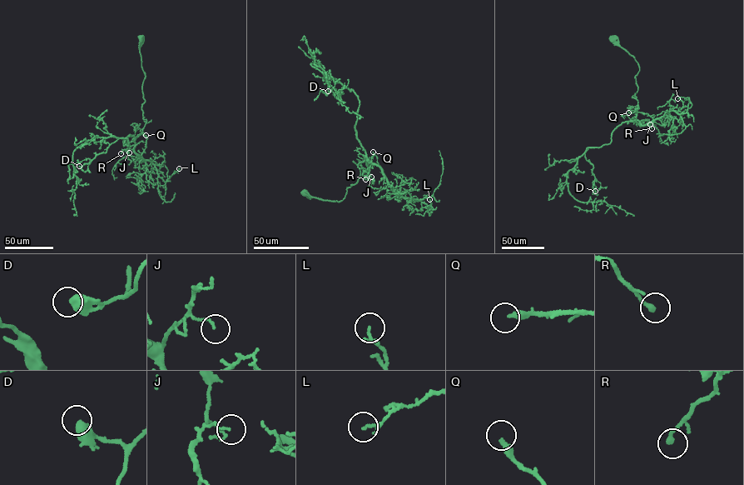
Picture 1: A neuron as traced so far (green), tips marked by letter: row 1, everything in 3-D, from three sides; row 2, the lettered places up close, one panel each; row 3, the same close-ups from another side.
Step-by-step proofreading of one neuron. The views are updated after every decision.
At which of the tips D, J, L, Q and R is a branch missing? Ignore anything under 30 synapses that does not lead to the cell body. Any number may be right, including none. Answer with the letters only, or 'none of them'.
none of them

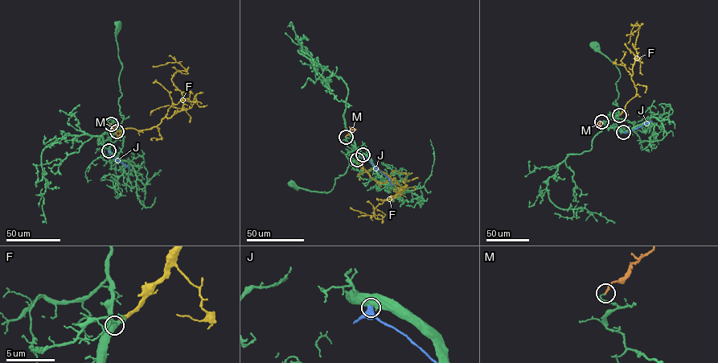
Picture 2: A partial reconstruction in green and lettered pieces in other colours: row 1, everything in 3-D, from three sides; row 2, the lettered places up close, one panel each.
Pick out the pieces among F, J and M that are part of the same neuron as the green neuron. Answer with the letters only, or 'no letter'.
no letter

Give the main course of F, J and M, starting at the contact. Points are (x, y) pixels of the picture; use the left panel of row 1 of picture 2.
F: (116, 130), (151, 129), (182, 109), (182, 95), (171, 78), (178, 71), (187, 71), (175, 62), (153, 66)
J: (108, 151), (112, 157), (129, 167)
M: (111, 124), (115, 127), (116, 134)

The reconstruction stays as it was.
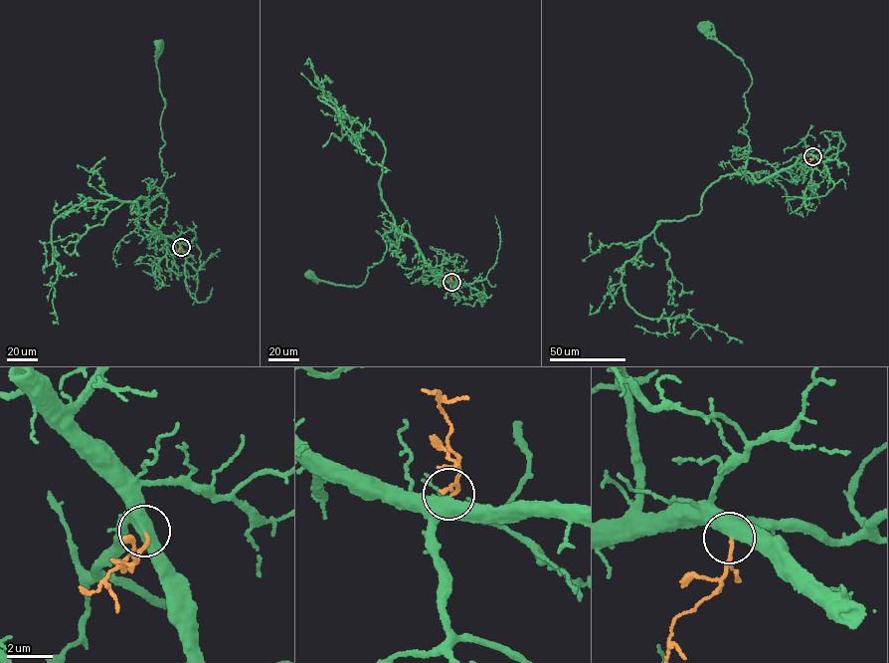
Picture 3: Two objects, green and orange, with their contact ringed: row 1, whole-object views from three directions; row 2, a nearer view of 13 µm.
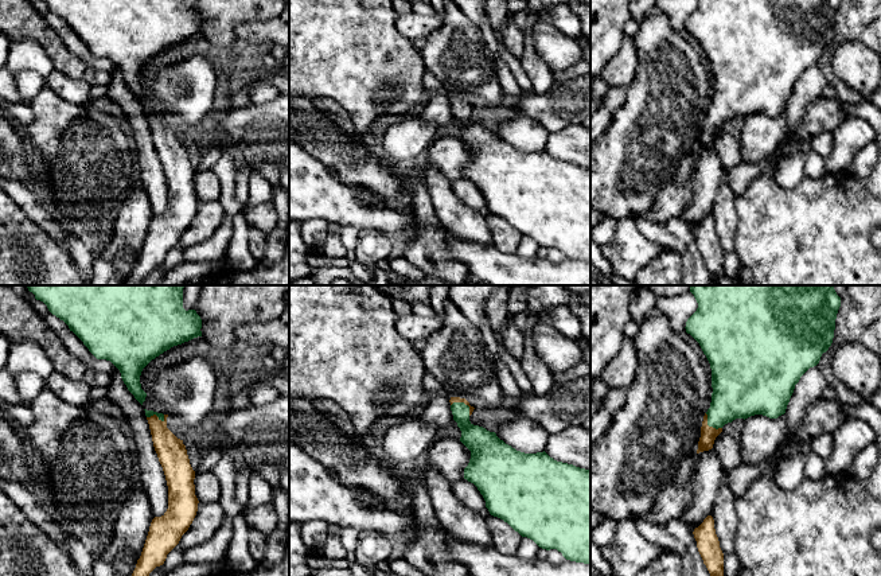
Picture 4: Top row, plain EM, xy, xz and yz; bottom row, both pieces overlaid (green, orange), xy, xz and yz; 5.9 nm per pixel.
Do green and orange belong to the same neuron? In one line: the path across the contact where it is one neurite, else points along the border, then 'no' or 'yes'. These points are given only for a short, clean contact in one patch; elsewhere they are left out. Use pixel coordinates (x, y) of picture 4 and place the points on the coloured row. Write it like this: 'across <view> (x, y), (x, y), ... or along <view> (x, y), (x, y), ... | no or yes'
across xz (479, 440), (463, 423), (463, 403), (452, 400) | yes

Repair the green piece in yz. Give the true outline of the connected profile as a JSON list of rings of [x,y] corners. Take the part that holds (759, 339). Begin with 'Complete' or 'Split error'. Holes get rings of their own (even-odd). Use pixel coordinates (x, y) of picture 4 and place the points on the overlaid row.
Split error. [[[691,285],[698,308],[686,322],[686,332],[701,346],[712,369],[712,402],[703,416],[697,454],[713,448],[722,427],[736,419],[786,413],[800,377],[819,363],[833,343],[841,297],[834,285]]]

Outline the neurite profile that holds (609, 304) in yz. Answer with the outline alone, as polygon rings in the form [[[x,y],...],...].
[[[590,285],[590,380],[600,378],[617,355],[625,338],[624,327],[631,320],[631,296],[638,288],[639,285]]]

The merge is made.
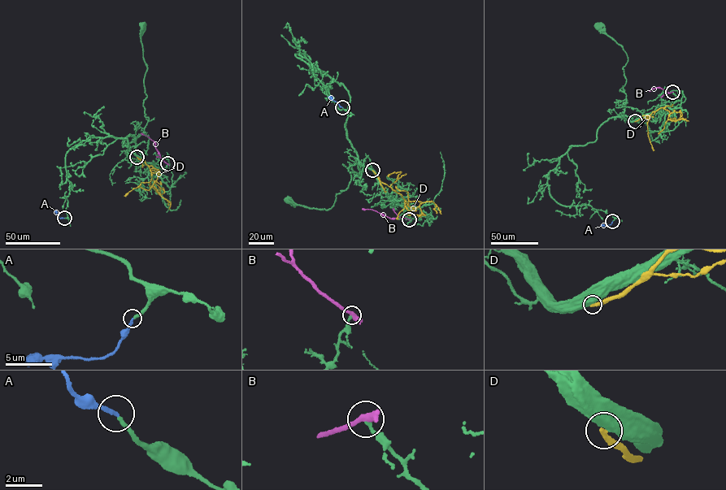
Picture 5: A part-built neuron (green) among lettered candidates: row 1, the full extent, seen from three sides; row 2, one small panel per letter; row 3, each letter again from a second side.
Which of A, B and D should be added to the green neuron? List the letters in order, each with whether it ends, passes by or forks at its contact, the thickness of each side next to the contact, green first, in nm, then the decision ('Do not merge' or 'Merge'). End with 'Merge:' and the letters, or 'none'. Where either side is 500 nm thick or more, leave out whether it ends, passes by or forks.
A: It ends there. Thickness 200 nm (green) against 170 nm. Merge
B: It passes by. Thickness 190 nm (green) against 320 nm. Do not merge
D: Thickness 800 nm (green) against 260 nm. Do not merge
Merge: A

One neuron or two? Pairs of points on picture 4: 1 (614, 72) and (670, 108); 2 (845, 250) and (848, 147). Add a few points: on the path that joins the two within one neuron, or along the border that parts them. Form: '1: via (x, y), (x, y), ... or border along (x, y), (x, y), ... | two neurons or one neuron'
1: border along (638, 51), (638, 69), (634, 80), (627, 86) | two neurons
2: border along (827, 171), (845, 172) | two neurons

